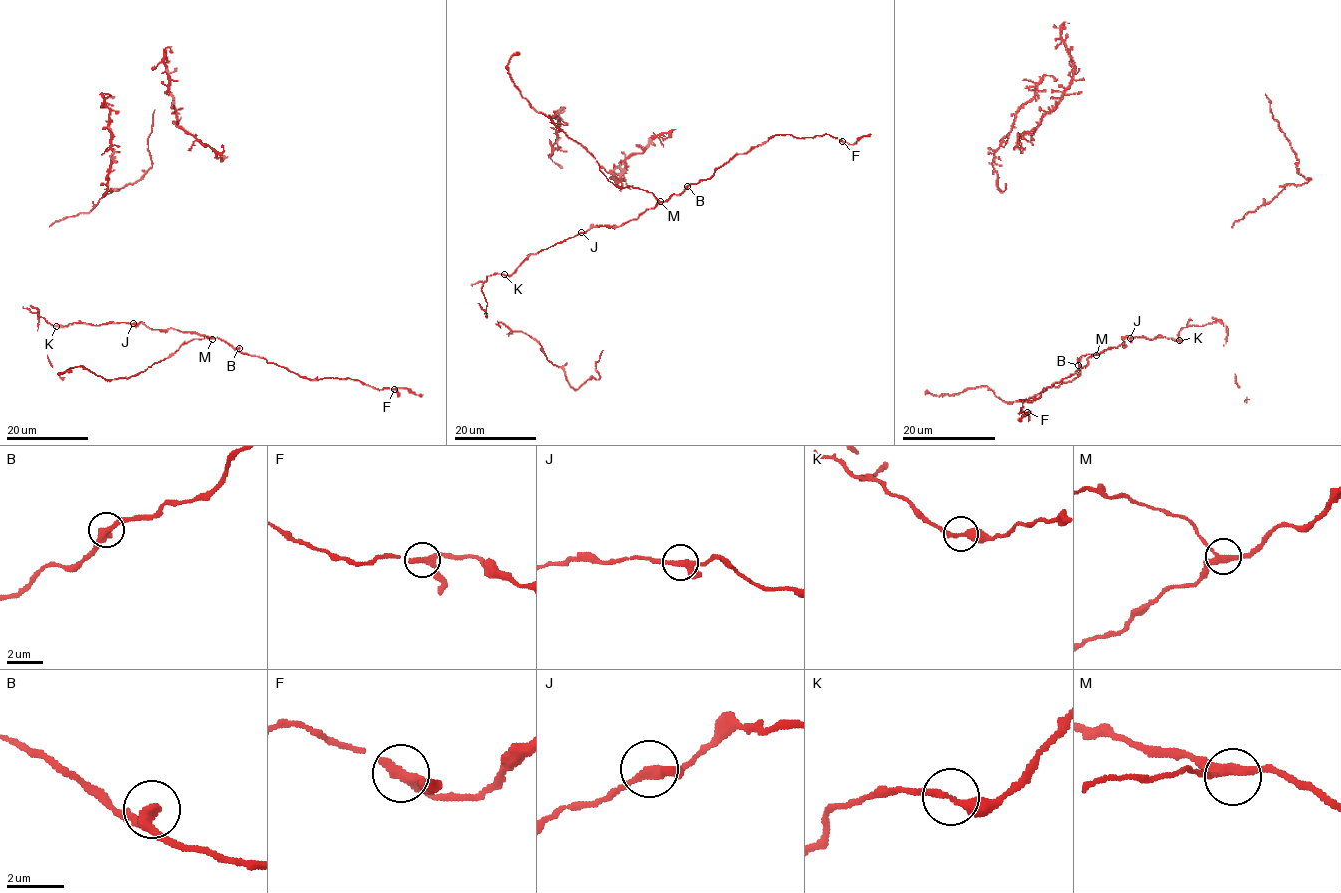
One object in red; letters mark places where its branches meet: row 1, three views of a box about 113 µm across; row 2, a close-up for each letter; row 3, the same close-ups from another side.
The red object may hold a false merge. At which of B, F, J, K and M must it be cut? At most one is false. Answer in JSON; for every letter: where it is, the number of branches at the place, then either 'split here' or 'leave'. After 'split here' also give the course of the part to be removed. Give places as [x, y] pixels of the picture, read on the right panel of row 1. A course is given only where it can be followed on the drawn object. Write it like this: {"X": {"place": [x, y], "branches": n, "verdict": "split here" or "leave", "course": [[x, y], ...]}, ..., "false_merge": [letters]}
{"B": {"place": [1078, 365], "branches": 2, "verdict": "leave"}, "F": {"place": [1027, 412], "branches": 3, "verdict": "leave"}, "J": {"place": [1130, 338], "branches": 3, "verdict": "leave"}, "K": {"place": [1179, 340], "branches": 2, "verdict": "leave"}, "M": {"place": [1096, 355], "branches": 3, "verdict": "leave"}, "false_merge": []}

